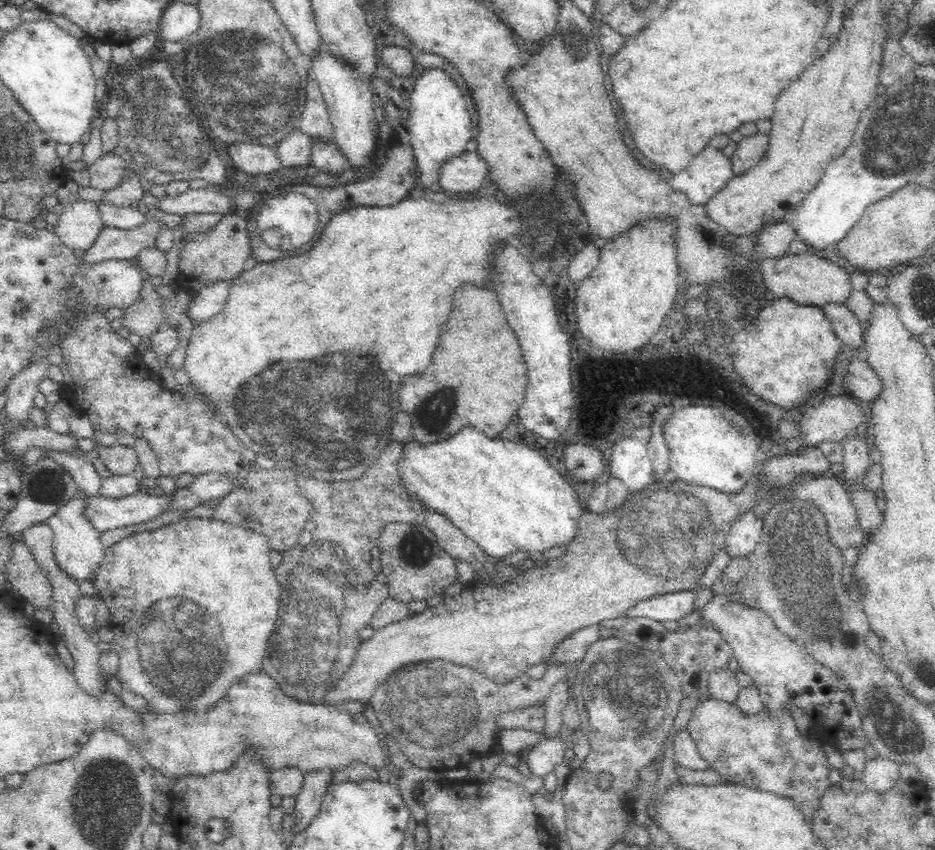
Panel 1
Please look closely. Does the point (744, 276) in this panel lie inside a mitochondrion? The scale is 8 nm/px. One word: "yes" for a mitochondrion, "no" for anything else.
yes

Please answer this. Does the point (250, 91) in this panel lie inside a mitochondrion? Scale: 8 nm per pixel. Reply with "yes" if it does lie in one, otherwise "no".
yes

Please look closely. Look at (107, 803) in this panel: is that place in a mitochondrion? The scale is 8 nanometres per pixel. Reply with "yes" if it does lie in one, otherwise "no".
yes

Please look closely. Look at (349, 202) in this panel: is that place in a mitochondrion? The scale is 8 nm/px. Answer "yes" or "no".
no

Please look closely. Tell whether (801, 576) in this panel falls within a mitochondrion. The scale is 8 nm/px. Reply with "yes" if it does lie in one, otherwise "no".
yes

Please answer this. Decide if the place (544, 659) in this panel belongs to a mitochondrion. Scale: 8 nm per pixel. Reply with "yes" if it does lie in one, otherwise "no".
no

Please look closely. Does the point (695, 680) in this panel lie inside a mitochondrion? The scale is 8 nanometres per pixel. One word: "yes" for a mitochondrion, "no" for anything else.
no

